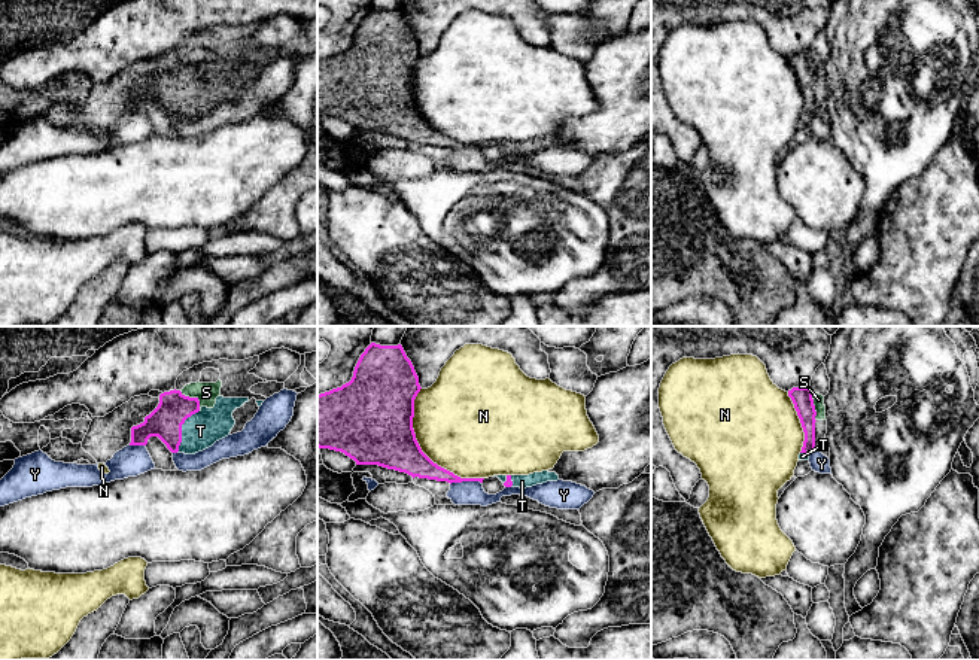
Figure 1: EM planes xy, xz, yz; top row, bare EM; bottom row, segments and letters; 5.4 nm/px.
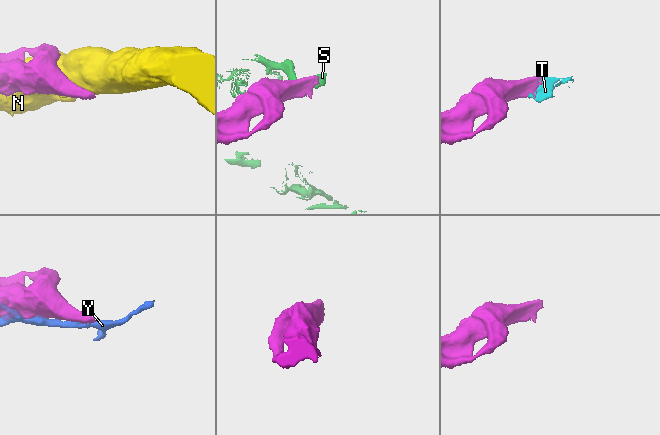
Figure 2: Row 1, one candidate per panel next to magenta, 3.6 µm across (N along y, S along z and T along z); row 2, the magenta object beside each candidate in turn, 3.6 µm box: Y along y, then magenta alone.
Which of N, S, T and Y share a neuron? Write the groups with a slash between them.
N / S / T / Y

